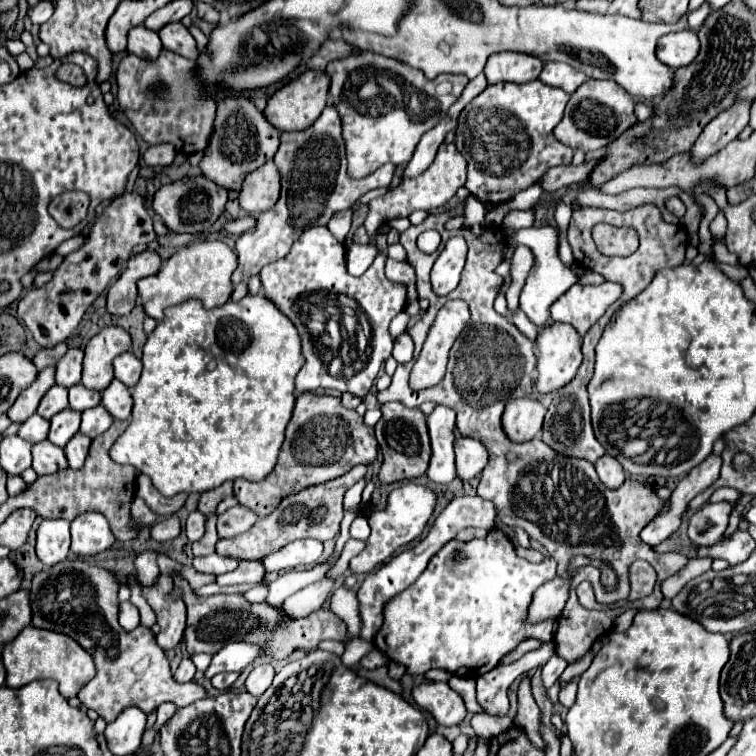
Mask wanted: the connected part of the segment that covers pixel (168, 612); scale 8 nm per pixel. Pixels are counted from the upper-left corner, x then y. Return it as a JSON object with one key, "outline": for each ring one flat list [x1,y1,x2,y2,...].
{"outline":[[159,575,155,585,141,587,143,597,153,607,157,615,157,625,161,627,161,633,157,635,157,645,165,651,175,649,175,645,181,641,185,631,185,617,187,607,183,599,173,599,173,581,169,575]]}

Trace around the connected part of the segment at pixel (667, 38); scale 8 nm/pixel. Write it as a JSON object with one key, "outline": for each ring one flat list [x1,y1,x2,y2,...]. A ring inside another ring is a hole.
{"outline":[[691,29,667,33,657,43,657,57,673,69,689,65,699,53,697,33]]}

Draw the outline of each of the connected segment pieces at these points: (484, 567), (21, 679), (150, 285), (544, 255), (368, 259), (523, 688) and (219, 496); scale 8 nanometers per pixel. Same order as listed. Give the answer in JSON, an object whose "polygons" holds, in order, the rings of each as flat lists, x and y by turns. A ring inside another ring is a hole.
{"polygons":[[[493,529,485,539,459,541,451,539,427,565,427,569,419,575,419,579,407,587,401,595,397,595,385,607,385,623,381,631,375,635,373,645,385,653,387,659,397,661,407,667,411,675,423,675,429,669,447,669,451,675,477,679,497,667,501,659,511,653,525,639,537,637,541,641,553,641,555,621,547,623,529,623,527,609,533,601,533,593,549,579,555,577,553,559,545,559,535,565,527,559,517,557,513,543,505,537,503,531]],[[25,627,11,643,3,647,1,657,5,671,7,671,7,687,19,689,35,679,55,679,59,683,59,691,65,699,75,697,89,679,93,679,95,667,93,659,87,655,87,651,73,639,69,639,63,633,37,629,37,627]],[[206,239,191,243,191,245,187,245,187,247,181,247,181,249,177,249,175,255,171,255,171,257,163,263,163,267,159,269,157,275,149,275,149,277,145,277,145,279,141,279,141,281,137,283,139,295,141,295,141,301,143,301,143,307,145,307,145,313,147,313,149,317,161,321,161,319,165,317,165,309,167,309,167,307,179,305,179,303,183,303,183,301,187,301,187,299,199,299,205,309,221,307,221,305,225,305,225,303,229,301,229,297,231,297,231,293,233,293,231,275,233,275,235,269,237,269,237,255,235,255,235,251,233,251,229,245,225,245,223,241,211,241]],[[543,225,543,227,531,227,531,229,519,229,517,235,511,239,513,245,527,245,531,251,533,251,533,257,535,257,535,263,529,271,529,277,527,277,527,283,521,291,521,309,529,315,529,319,539,327,543,329,545,323,549,321,549,307,555,303,557,297,561,297,569,287,573,287,575,283,579,283,579,275,573,272,573,269,565,267,563,261,559,259,559,227,553,227,553,225]],[[375,241,365,243,365,245,353,243,347,251,347,271,349,271,349,275,353,275,353,277,363,275,369,269,369,265,373,263,375,255,377,255]],[[523,679,521,685,519,685,519,709,517,709,517,719,515,719,515,725,521,727,527,737,533,741,533,745,537,745,539,749,545,749,545,743,543,739,539,737,539,719,541,719,541,713,539,713,539,707,531,695,531,685,529,685,529,679]],[[225,481,221,487,213,489,213,491,205,491,201,493,201,499,199,499,199,511,203,511,207,515,207,525,209,525,209,531,215,531,215,521,217,521,217,515,215,515,215,509,217,505,225,499,233,495,233,481]]]}

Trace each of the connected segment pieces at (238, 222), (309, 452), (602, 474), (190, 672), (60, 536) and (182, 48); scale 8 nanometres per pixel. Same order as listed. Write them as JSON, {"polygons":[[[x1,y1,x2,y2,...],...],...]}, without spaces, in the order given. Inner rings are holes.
{"polygons":[[[243,217,243,219,235,219,235,221,225,223,225,231,233,233,233,235,241,235,241,233,253,229,253,227,255,227,255,219,253,217]],[[303,393,297,397,295,411,287,425,285,443,281,447,275,469,263,481,237,479,235,497,241,505,249,507,259,517,265,517,281,503,283,497,291,493,341,477,359,463,373,463,377,451,379,447,373,427,365,425,363,415,359,415,355,409,343,407,341,397]],[[603,455,601,459,595,461,599,479,609,487,609,489,617,489,621,487,621,483,625,481,625,471,621,467,621,463,617,463,617,459,613,459,611,455]],[[183,659,183,661,181,661,181,665,179,665,179,669,175,671,173,679,175,679,177,683,189,683,189,681,193,681,195,671,197,671,197,669,195,669,193,661,191,661,191,659]],[[45,519,37,529,37,557,43,565,59,563,69,553,69,521]],[[169,23,159,31,163,49,169,49,181,57,187,59,197,59,199,51,195,47,195,39,189,33,189,29,183,23]]]}

